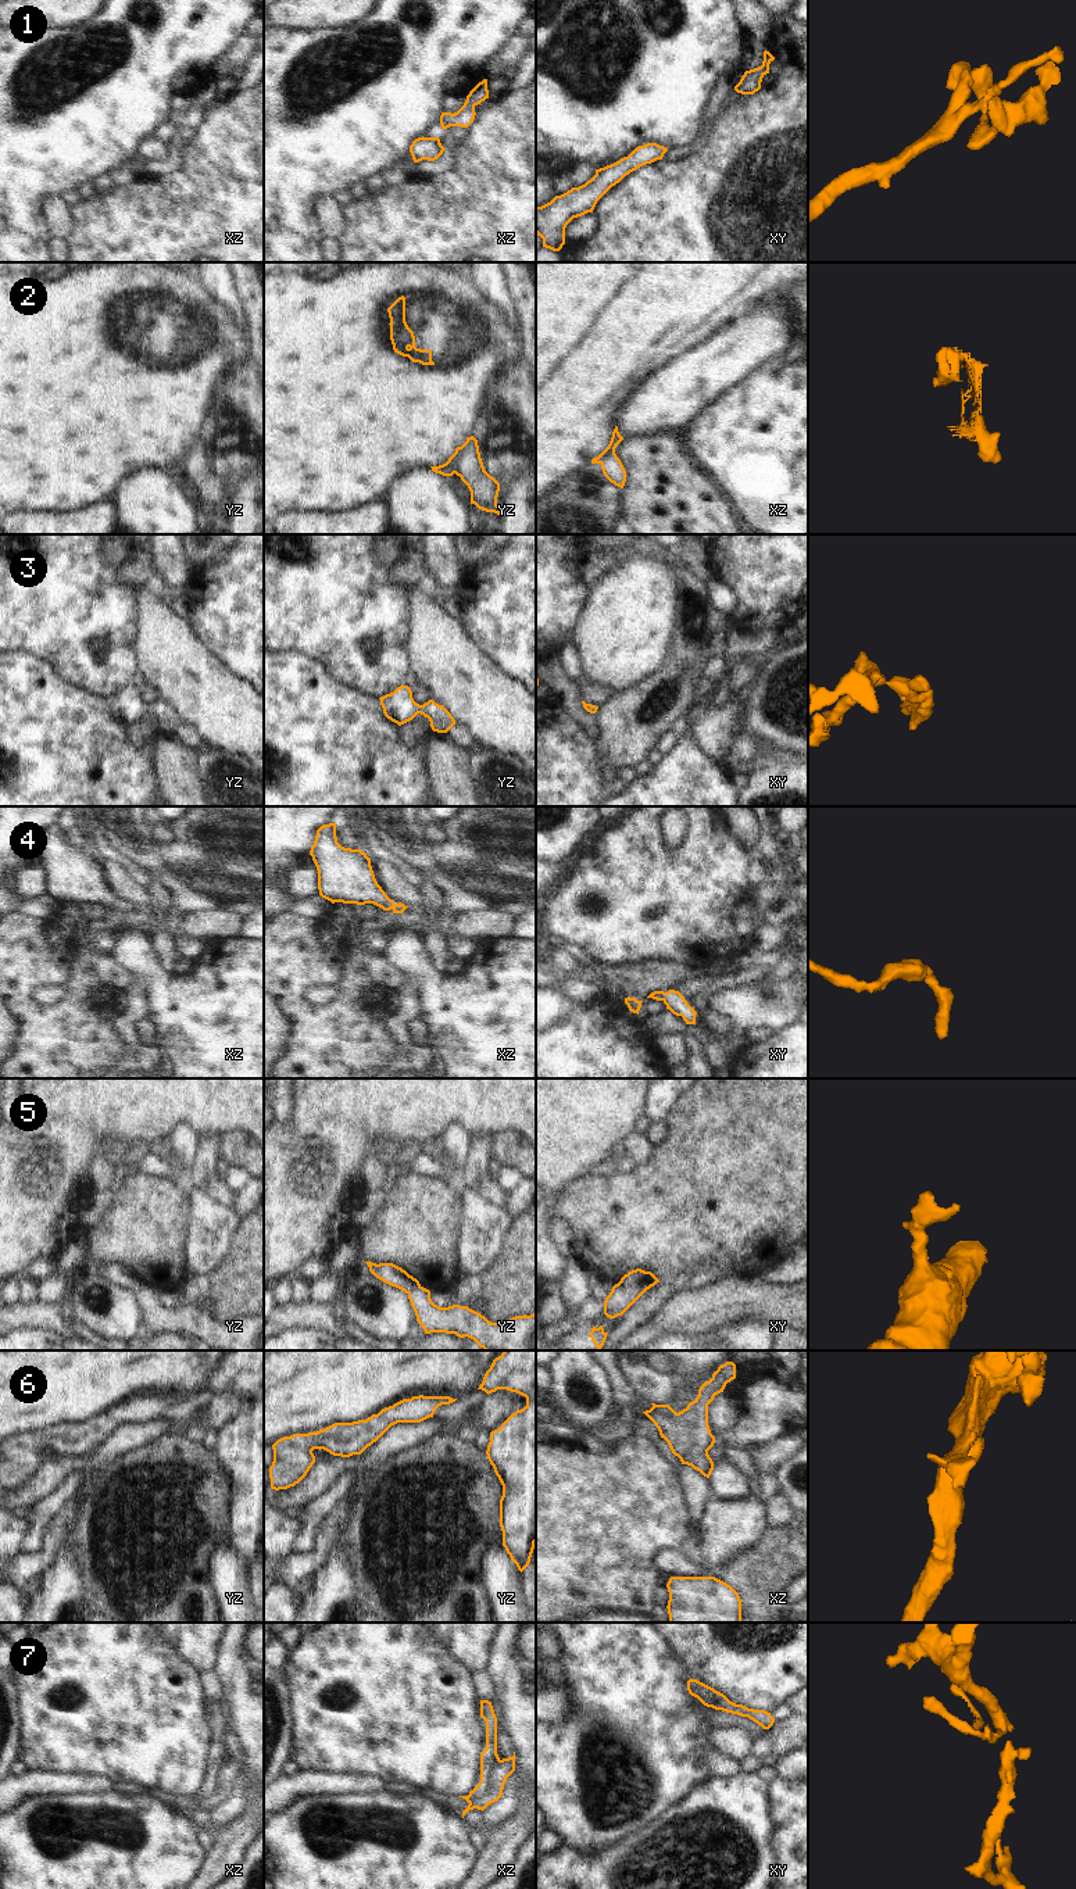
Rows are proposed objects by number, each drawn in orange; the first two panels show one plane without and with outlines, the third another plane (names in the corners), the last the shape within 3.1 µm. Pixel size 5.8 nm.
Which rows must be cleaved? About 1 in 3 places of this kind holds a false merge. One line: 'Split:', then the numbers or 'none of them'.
Split: 2.

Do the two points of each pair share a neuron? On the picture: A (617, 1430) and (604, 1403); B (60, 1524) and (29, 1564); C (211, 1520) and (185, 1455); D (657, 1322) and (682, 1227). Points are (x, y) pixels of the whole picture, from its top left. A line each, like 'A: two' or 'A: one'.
A: two
B: one
C: one
D: two

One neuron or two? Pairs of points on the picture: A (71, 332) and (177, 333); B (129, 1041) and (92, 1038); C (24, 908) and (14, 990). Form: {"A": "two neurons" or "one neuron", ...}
{"A": "one neuron", "B": "two neurons", "C": "two neurons"}

